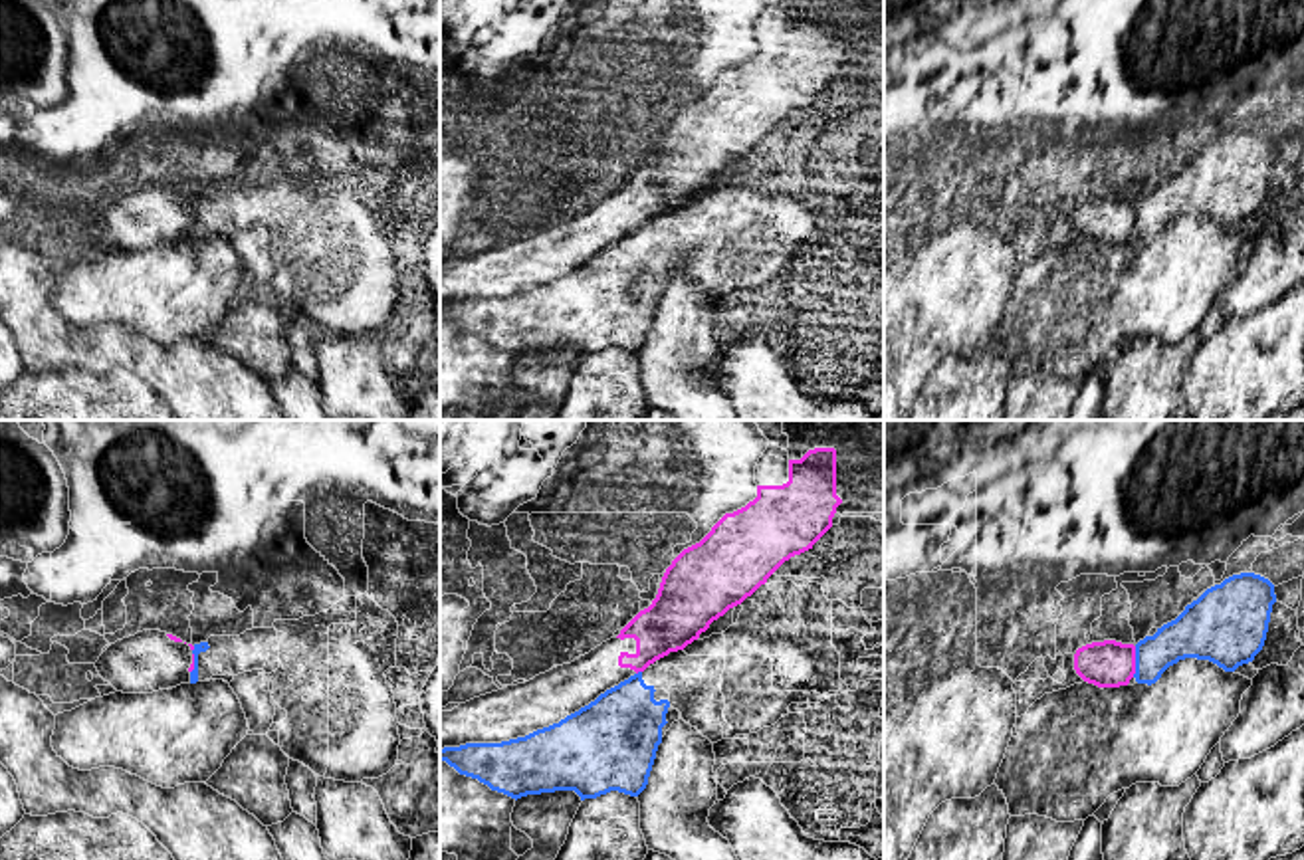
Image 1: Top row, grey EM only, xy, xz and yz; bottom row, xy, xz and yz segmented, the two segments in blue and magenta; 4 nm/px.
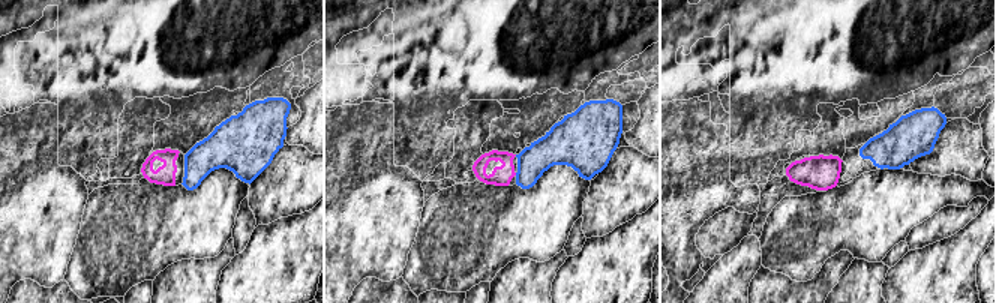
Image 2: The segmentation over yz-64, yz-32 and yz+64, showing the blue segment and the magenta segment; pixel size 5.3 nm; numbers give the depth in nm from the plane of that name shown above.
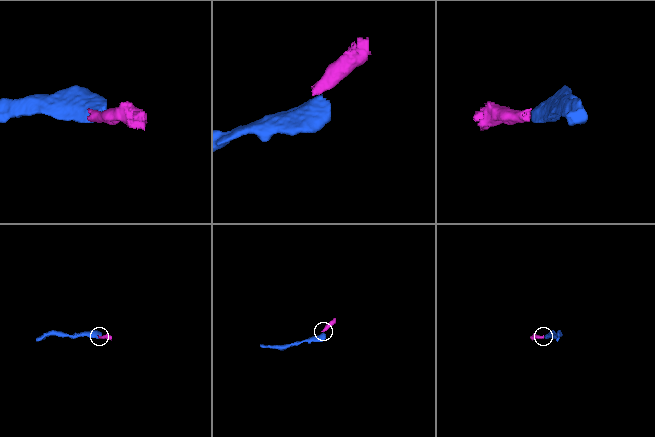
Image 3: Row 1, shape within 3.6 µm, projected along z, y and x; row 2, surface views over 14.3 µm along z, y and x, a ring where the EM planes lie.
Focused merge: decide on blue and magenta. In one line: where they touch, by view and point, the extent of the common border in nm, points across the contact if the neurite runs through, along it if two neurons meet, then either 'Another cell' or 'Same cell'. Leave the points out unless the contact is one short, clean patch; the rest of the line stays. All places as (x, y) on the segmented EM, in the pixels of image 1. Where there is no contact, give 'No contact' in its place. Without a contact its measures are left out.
Touches blue at yz (1136, 662). Shared border 130 nm. Boundary: yz (1136, 646), (1136, 672), (1132, 676). Another cell

